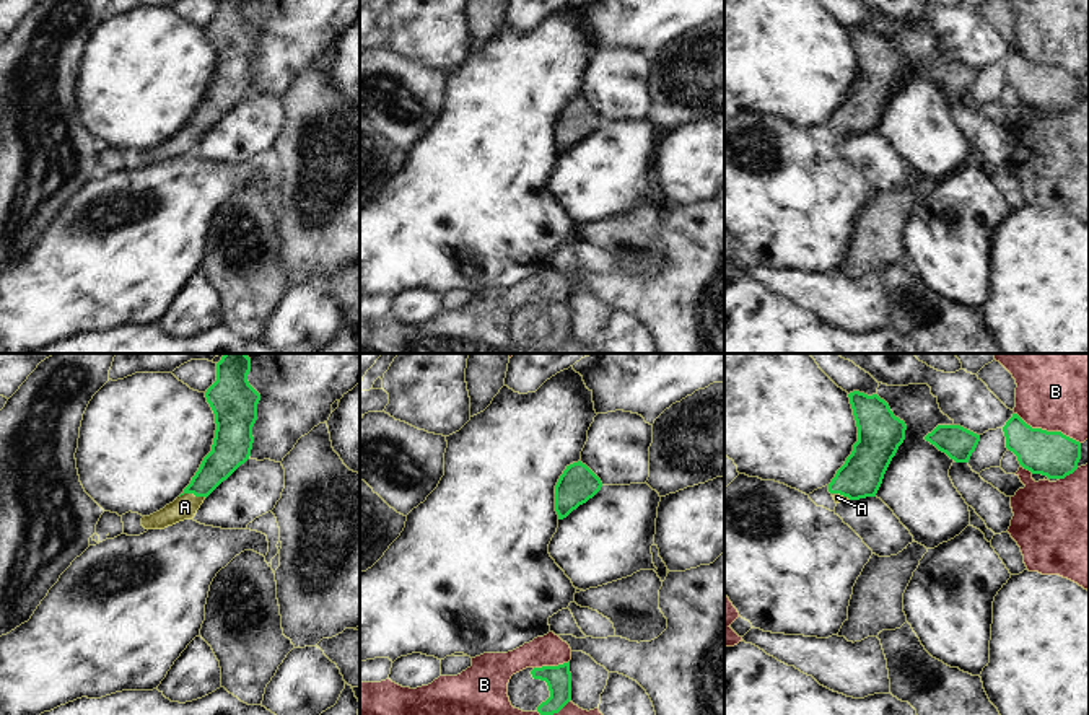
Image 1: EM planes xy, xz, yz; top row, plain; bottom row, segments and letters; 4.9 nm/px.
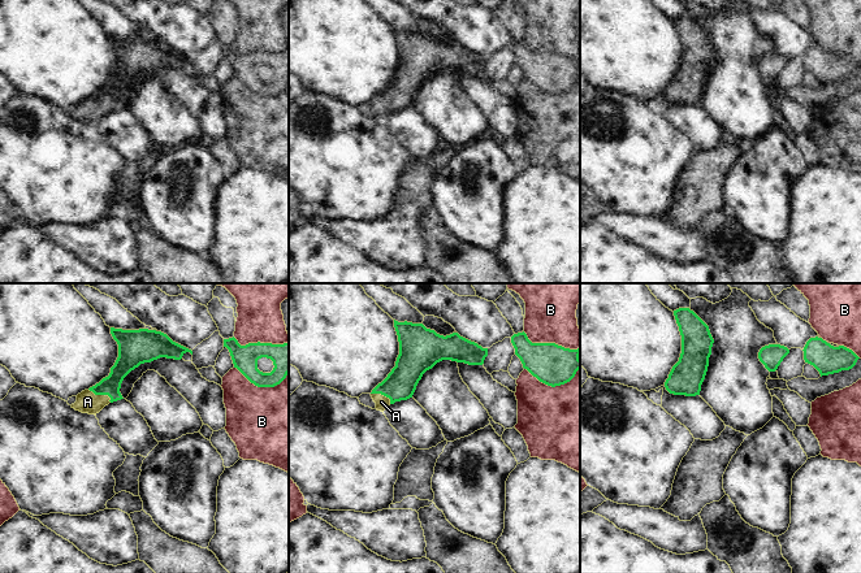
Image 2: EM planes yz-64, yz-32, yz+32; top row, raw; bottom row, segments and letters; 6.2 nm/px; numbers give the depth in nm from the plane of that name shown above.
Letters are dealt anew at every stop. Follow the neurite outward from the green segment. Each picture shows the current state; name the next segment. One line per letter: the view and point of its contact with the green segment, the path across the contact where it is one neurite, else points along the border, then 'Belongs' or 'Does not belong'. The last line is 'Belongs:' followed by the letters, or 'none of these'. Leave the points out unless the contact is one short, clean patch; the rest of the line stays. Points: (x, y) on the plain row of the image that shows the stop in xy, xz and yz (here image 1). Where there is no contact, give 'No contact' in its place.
A: Touches green at xy (192, 127). Path across: xy (227, 90), (192, 127), (184, 142). Belongs
B: Touches green at yz (1045, 65). Does not belong
Belongs: A.

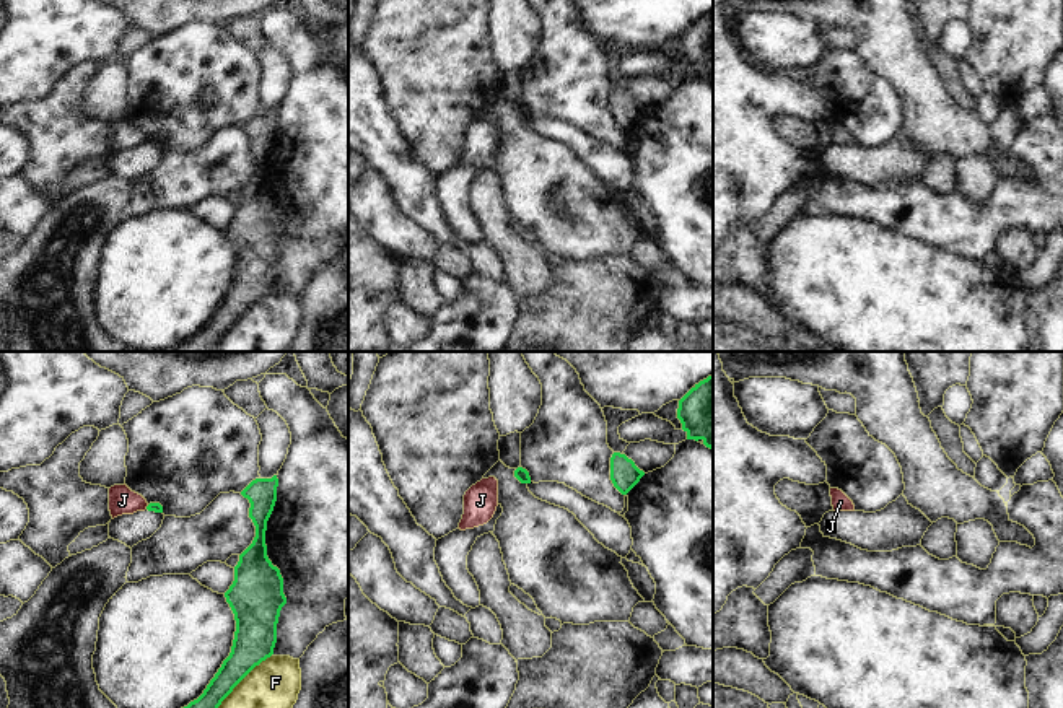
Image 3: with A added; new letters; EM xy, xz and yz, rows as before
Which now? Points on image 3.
F: Touches green at xy (238, 318). Does not belong
J: Touches green at xy (147, 142). Boundary: xy (148, 140), (145, 144). Does not belong
Belongs: none of these.

